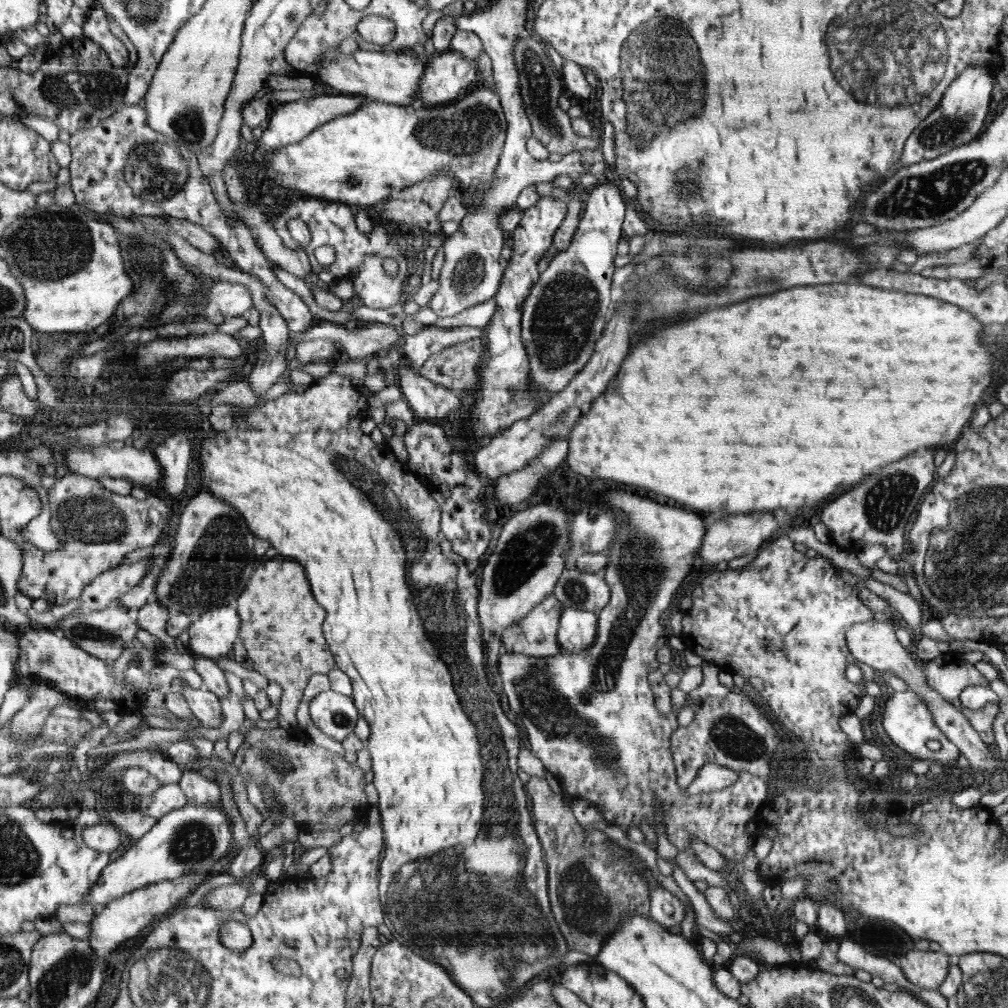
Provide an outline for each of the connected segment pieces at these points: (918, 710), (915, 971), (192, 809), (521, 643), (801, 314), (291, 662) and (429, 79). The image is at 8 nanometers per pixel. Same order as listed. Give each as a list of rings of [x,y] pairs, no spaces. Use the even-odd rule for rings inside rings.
[[[908,687],[905,692],[892,692],[887,700],[884,708],[884,716],[882,726],[898,748],[904,750],[904,754],[908,754],[914,760],[935,760],[937,763],[954,763],[960,756],[961,752],[956,745],[940,730],[940,727],[934,723],[934,715],[928,709],[926,701],[915,694],[912,687]],[[928,740],[938,740],[941,743],[941,748],[938,751],[932,751],[926,746]]]
[[[912,950],[899,959],[898,965],[912,985],[925,990],[938,990],[949,974],[949,958],[943,950]]]
[[[222,803],[187,804],[161,816],[150,832],[126,853],[106,866],[100,880],[86,903],[108,905],[133,890],[153,885],[158,881],[172,881],[192,869],[207,870],[225,856],[233,844],[233,821],[222,808]]]
[[[550,593],[525,620],[518,621],[500,635],[502,649],[508,654],[526,654],[534,658],[556,656],[564,650],[557,635],[565,607],[565,603]]]
[[[828,284],[828,286],[798,286],[778,294],[748,298],[728,308],[704,310],[702,314],[668,324],[654,330],[644,340],[634,344],[624,358],[616,378],[606,386],[606,392],[592,402],[586,416],[570,431],[568,437],[568,466],[590,480],[614,480],[626,486],[638,486],[660,496],[672,498],[680,504],[698,510],[724,510],[726,514],[744,512],[793,511],[796,508],[820,502],[832,492],[842,492],[864,480],[864,476],[878,468],[912,454],[918,448],[944,446],[954,442],[962,434],[962,426],[970,420],[978,398],[992,384],[994,364],[1000,366],[999,352],[990,352],[986,344],[986,323],[974,318],[970,312],[922,294],[902,294],[876,290],[860,284]]]
[[[280,555],[270,561],[259,561],[250,581],[236,600],[235,608],[241,615],[242,644],[248,652],[248,658],[253,662],[254,670],[266,676],[268,680],[274,680],[283,688],[277,714],[279,727],[284,730],[295,728],[296,710],[310,676],[328,674],[336,668],[332,652],[328,649],[329,645],[323,636],[322,624],[326,618],[326,611],[312,598],[310,584],[301,564]]]
[[[452,49],[438,54],[433,60],[427,61],[426,66],[424,77],[420,83],[420,90],[417,90],[417,100],[413,100],[414,105],[410,105],[416,108],[439,107],[456,100],[464,90],[470,87],[477,71],[477,62],[462,57]]]

